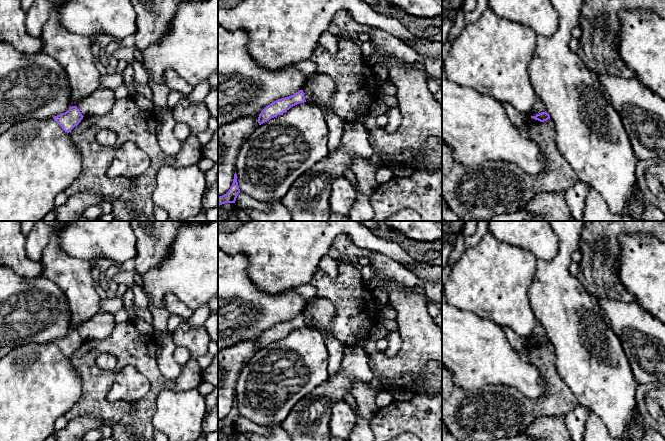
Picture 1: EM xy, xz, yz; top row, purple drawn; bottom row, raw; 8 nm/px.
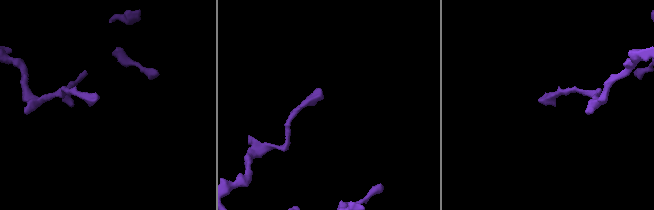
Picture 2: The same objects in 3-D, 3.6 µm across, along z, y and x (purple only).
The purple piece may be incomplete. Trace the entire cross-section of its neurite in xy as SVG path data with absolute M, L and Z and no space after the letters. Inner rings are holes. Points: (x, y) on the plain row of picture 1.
M72 330L68 335L53 341L53 343L62 351L62 353L69 357L75 350L77 350L83 343L83 339L77 332Z

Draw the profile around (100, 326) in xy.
M99 312L76 329L83 340L101 340L107 338L116 325L112 313Z

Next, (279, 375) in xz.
M308 326L297 328L259 349L238 378L235 396L240 416L263 427L281 424L305 395L328 379L328 359L323 334Z

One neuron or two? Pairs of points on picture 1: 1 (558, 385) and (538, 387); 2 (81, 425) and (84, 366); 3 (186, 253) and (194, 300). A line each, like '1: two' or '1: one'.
1: two
2: two
3: one

